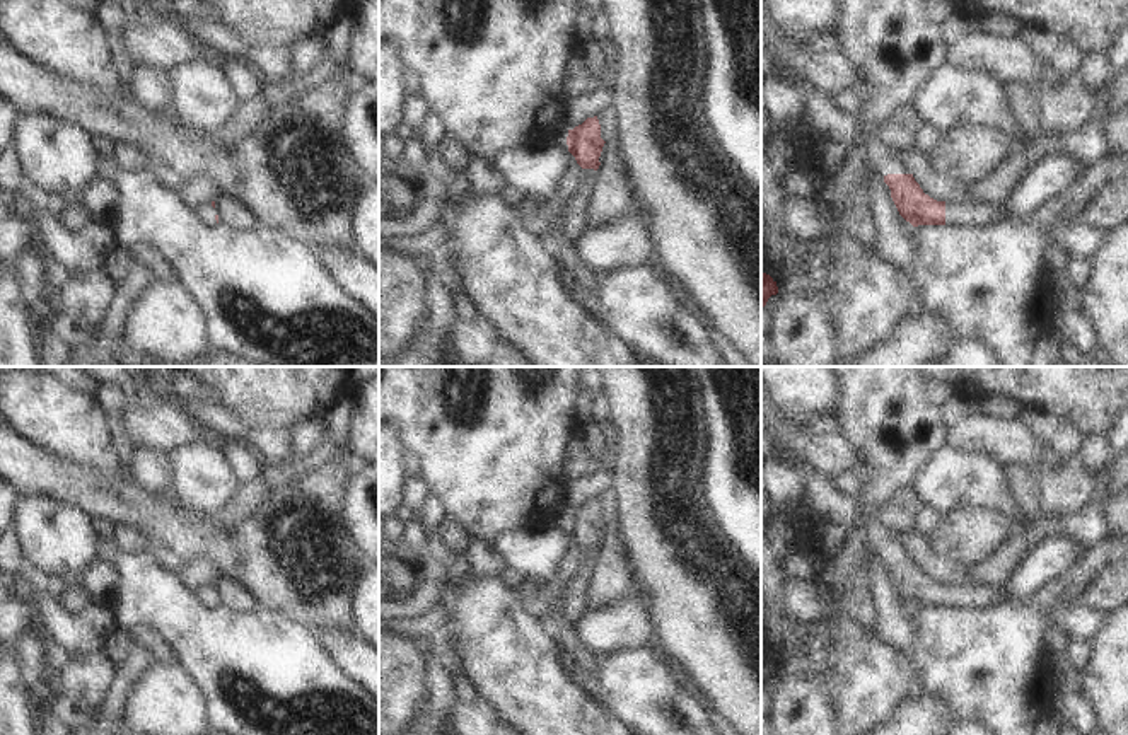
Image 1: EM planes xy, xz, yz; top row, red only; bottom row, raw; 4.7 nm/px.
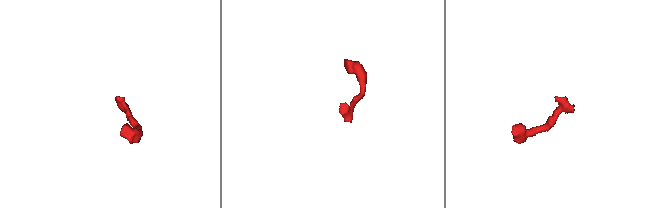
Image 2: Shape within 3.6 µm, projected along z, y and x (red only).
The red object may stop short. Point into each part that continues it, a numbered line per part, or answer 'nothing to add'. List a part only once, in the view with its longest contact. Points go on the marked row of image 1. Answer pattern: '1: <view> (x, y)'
1: yz (956, 214)

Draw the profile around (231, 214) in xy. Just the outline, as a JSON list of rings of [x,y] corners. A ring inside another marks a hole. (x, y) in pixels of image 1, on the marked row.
[[[225,194],[215,198],[215,210],[218,223],[230,230],[246,232],[258,227],[253,215],[241,203]]]

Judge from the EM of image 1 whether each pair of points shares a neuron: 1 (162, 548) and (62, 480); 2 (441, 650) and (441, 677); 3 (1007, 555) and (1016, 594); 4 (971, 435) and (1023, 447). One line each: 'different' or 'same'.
1: same
2: same
3: different
4: same

